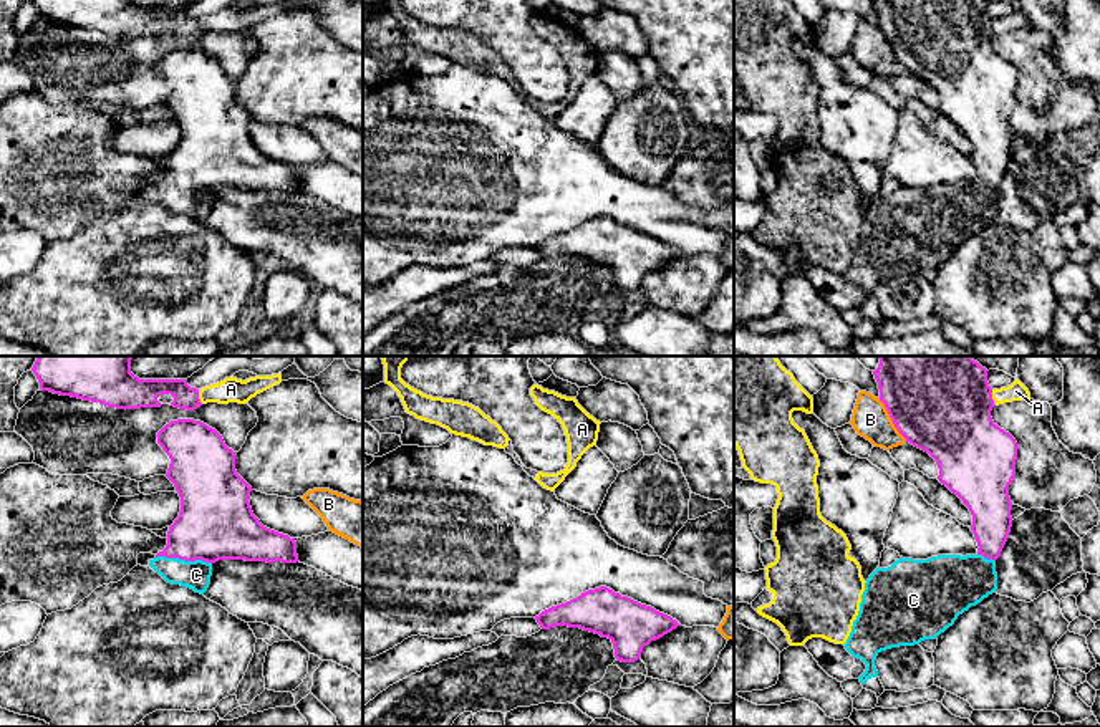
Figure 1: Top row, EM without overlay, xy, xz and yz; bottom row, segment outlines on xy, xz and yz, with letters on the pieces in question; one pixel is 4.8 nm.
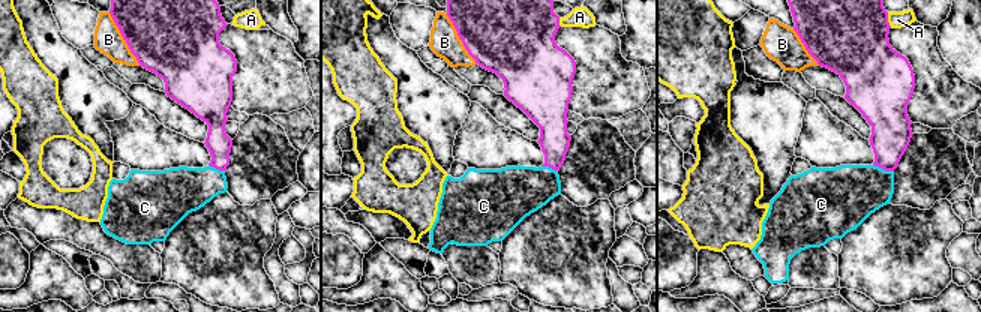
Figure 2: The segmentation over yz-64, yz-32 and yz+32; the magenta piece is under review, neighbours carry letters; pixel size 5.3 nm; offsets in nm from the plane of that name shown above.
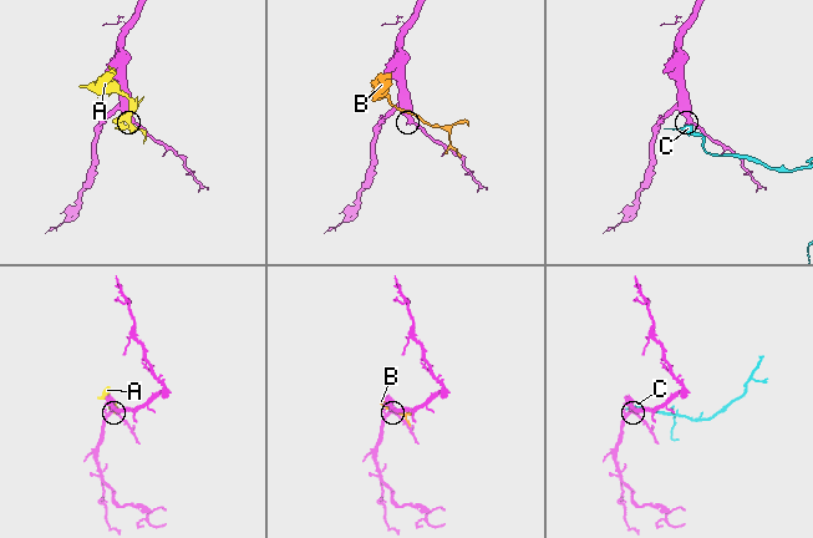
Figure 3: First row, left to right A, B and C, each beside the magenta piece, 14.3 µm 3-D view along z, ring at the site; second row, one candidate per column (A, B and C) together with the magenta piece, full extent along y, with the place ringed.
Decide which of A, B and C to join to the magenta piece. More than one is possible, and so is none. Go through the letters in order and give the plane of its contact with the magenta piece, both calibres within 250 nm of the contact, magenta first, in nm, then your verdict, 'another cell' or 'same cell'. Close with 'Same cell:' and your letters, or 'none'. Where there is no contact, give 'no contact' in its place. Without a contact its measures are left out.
A: yz | 500/90 nm | another cell
B: yz | 500/180 nm | another cell
C: xy | 360/140 nm | same cell
Same cell: C

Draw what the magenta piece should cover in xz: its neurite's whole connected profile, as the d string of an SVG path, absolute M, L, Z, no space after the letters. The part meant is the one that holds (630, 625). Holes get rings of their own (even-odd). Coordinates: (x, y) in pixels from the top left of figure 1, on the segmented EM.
M606 586L588 590L567 603L552 606L535 619L542 629L568 626L608 638L613 643L615 657L621 662L638 661L644 646L681 626L671 616Z

